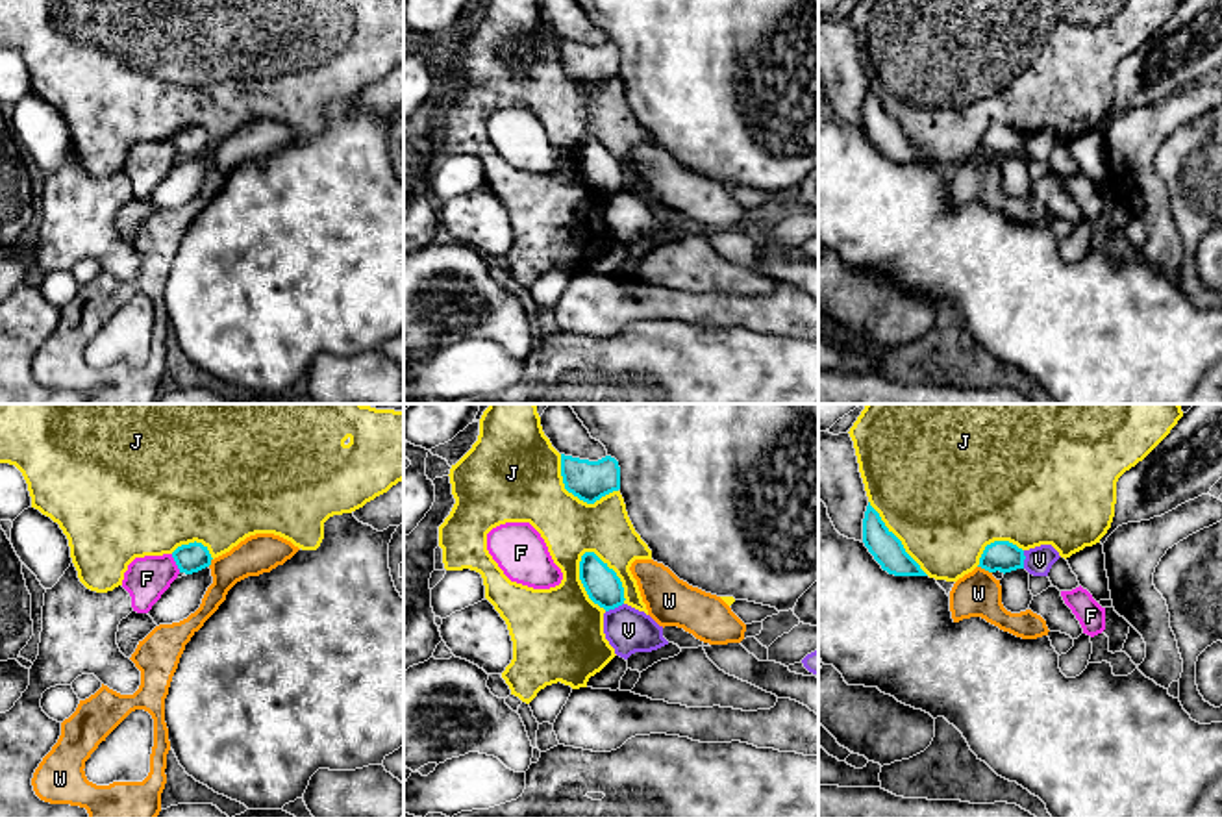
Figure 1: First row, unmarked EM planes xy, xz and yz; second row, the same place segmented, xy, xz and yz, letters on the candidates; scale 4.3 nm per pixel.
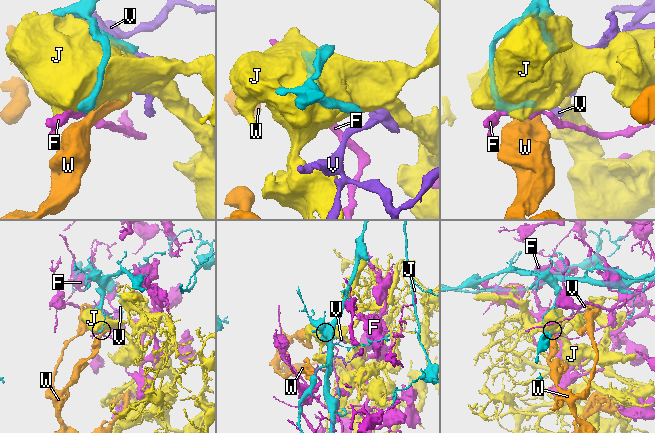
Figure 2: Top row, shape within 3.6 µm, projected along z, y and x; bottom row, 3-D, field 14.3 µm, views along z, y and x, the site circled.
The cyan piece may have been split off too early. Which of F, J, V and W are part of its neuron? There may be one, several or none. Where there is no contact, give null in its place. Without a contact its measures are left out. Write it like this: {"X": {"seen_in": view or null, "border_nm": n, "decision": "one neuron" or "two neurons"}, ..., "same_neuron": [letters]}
{"F": {"seen_in": "xy", "border_nm": 90, "decision": "two neurons"}, "J": {"seen_in": "xz", "border_nm": 280, "decision": "two neurons"}, "V": {"seen_in": "xz", "border_nm": 90, "decision": "two neurons"}, "W": {"seen_in": "yz", "border_nm": 70, "decision": "two neurons"}, "same_neuron": []}

